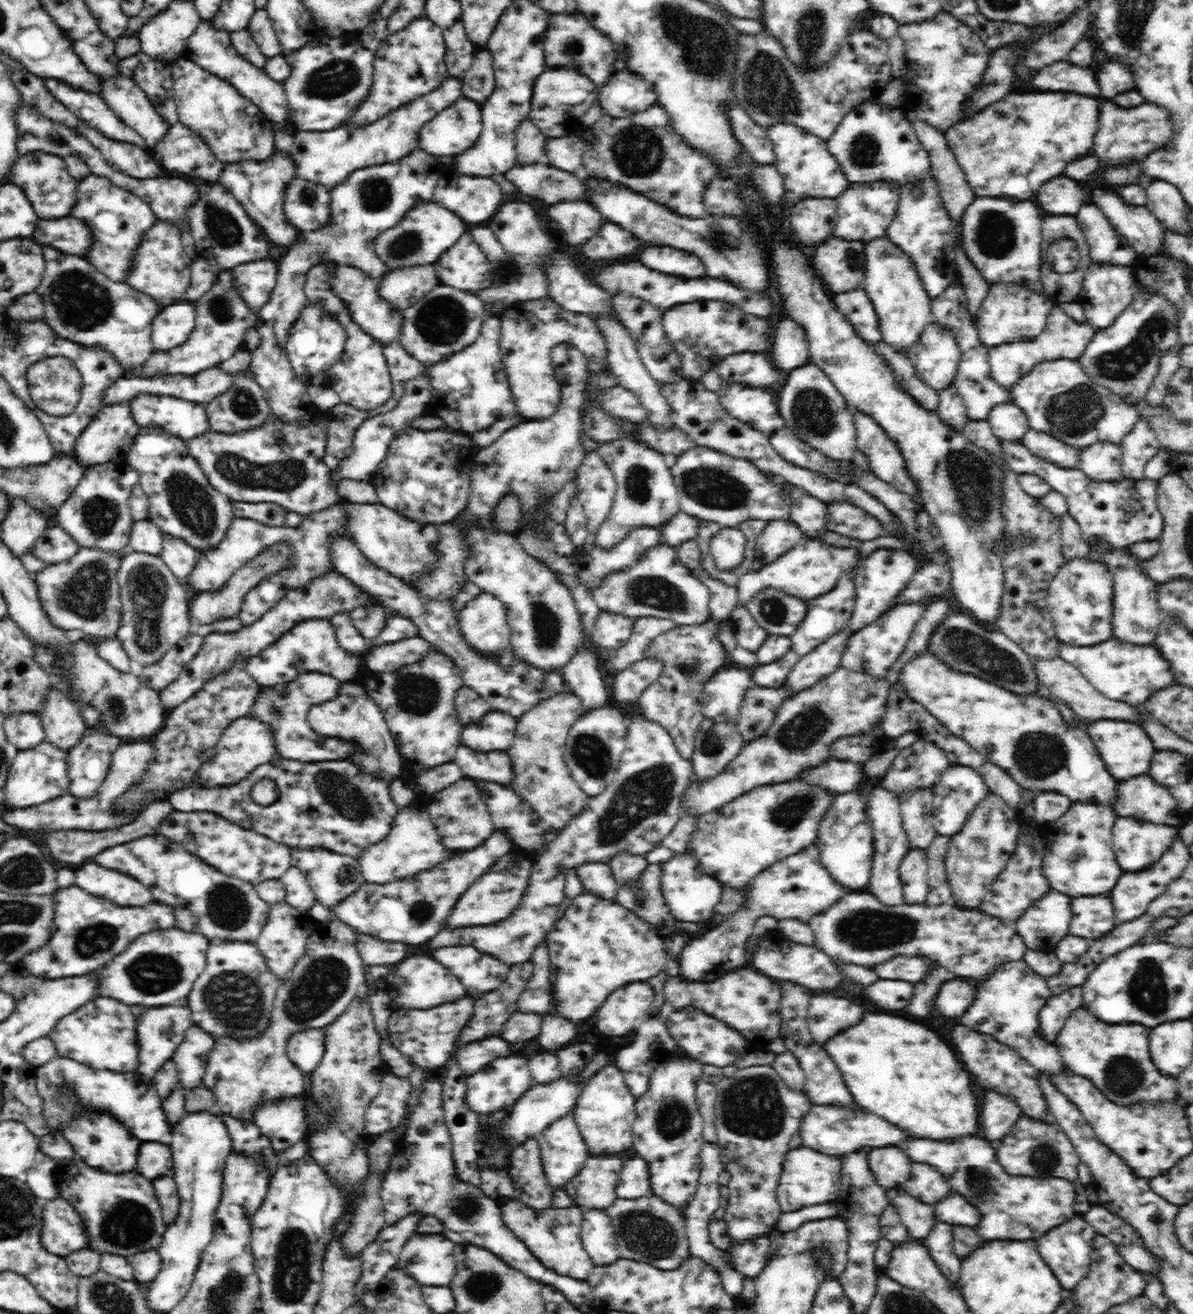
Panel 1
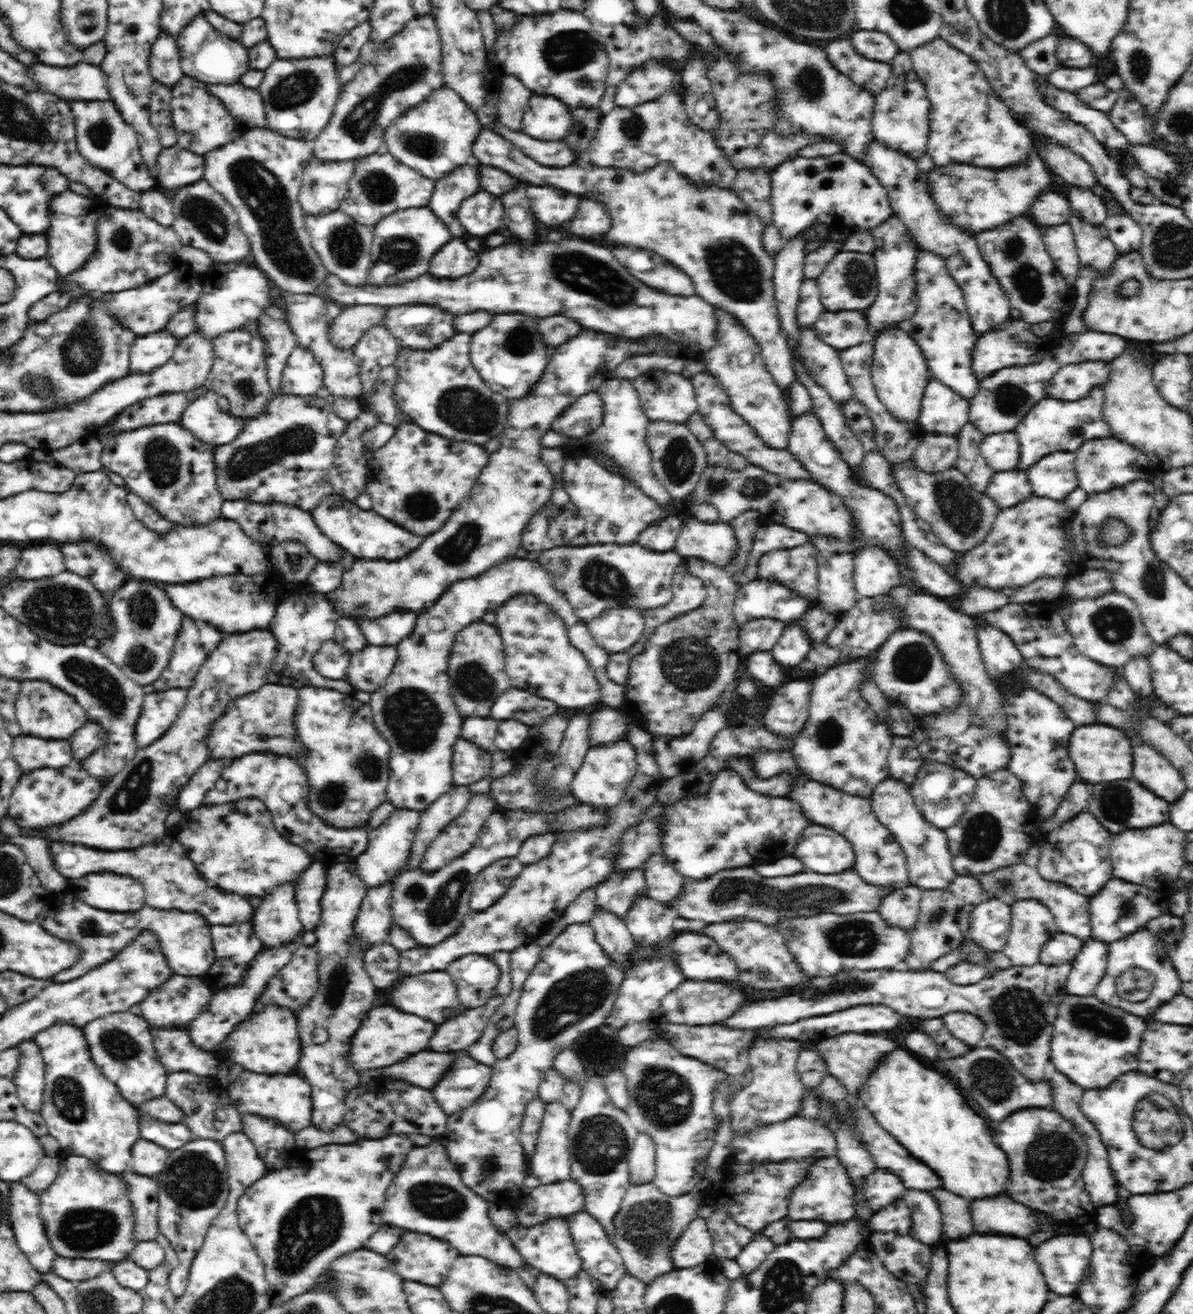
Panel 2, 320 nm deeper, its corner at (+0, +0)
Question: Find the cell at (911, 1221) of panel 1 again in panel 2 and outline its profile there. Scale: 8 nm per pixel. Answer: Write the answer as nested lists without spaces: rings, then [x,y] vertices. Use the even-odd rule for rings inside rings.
[[[904,1199],[895,1200],[892,1204],[879,1210],[867,1223],[870,1232],[894,1231],[906,1235],[912,1223],[911,1210]]]

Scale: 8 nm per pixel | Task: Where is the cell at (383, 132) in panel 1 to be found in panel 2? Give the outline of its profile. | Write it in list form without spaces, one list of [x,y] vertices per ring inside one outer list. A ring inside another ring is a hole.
[[[319,158],[304,168],[298,202],[305,216],[340,209],[357,162],[321,162]]]

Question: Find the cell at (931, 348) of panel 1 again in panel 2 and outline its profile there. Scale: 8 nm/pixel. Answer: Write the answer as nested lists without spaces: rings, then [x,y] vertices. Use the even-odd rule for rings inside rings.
[[[929,379],[919,418],[926,434],[957,438],[969,423],[969,402],[940,381]]]

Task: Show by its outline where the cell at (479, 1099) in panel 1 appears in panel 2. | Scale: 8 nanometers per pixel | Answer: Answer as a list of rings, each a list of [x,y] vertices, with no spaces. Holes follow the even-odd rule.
[[[464,1056],[448,1066],[448,1071],[443,1077],[444,1082],[436,1082],[436,1090],[430,1091],[434,1101],[440,1104],[440,1109],[451,1115],[474,1105],[488,1088],[491,1076],[491,1067],[471,1056]]]

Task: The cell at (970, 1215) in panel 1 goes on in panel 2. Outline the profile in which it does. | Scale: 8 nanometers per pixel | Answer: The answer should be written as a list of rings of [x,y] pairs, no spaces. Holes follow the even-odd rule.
[[[984,1198],[970,1202],[974,1228],[984,1234],[1012,1234],[1024,1238],[1036,1230],[1036,1218],[1030,1208],[1010,1198]]]

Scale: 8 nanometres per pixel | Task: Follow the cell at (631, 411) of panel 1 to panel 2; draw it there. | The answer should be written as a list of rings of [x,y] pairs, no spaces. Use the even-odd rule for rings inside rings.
[[[596,391],[579,397],[565,409],[554,422],[551,430],[574,440],[590,434],[600,427],[605,404]]]

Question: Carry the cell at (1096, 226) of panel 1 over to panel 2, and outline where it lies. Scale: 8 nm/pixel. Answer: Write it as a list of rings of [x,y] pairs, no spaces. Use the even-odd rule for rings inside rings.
[[[1068,186],[1066,195],[1071,208],[1074,208],[1078,216],[1094,225],[1103,225],[1106,220],[1106,207],[1100,195],[1096,194],[1091,188],[1085,186]]]

